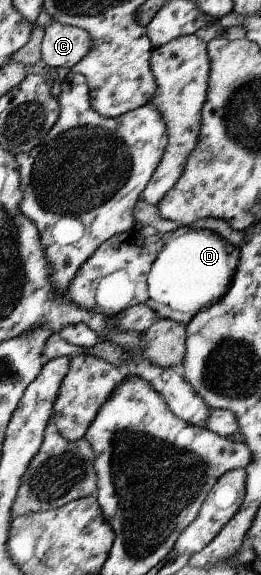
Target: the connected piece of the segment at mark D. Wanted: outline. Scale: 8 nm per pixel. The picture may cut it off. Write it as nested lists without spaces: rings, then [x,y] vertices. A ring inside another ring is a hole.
[[[179,227],[143,238],[138,229],[115,235],[95,249],[75,274],[67,295],[76,306],[116,317],[123,309],[146,304],[159,319],[188,324],[192,318],[222,300],[228,292],[239,261],[239,247],[210,229]]]

